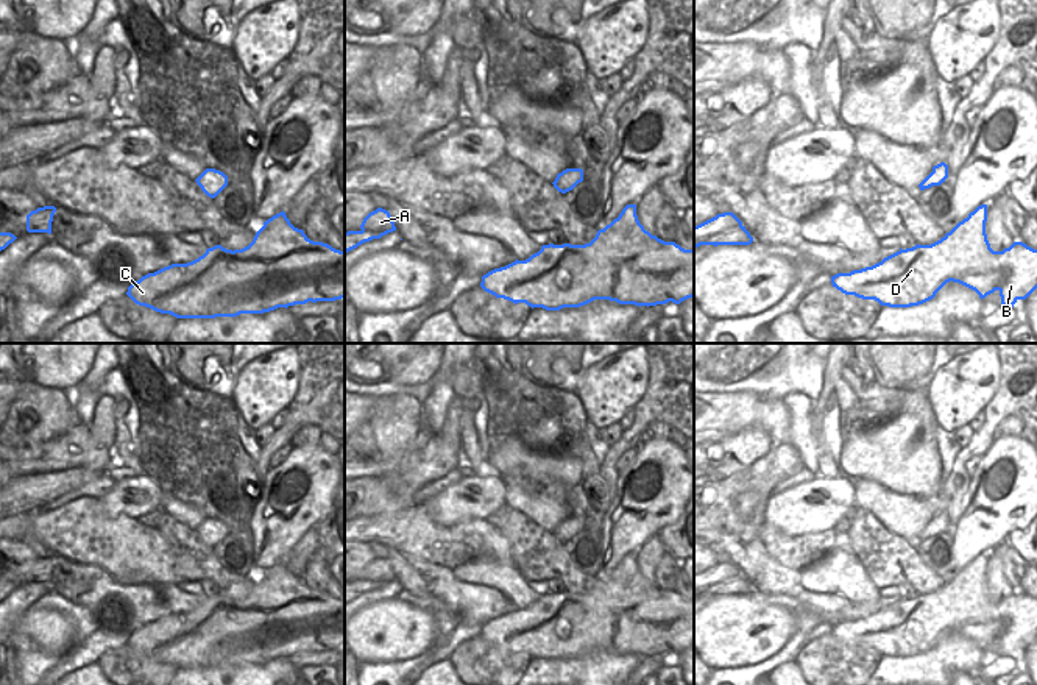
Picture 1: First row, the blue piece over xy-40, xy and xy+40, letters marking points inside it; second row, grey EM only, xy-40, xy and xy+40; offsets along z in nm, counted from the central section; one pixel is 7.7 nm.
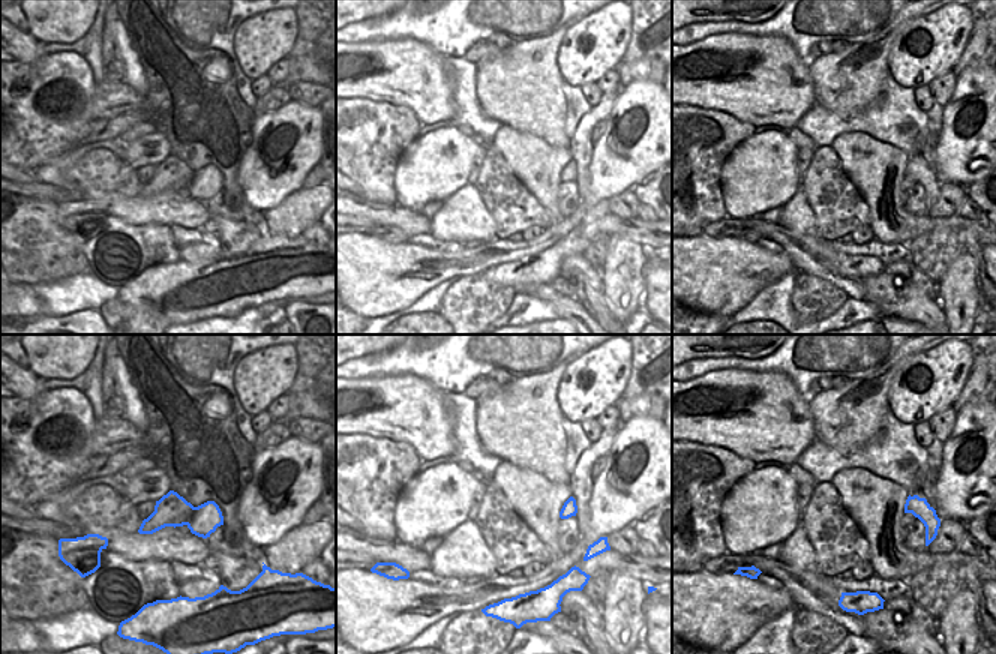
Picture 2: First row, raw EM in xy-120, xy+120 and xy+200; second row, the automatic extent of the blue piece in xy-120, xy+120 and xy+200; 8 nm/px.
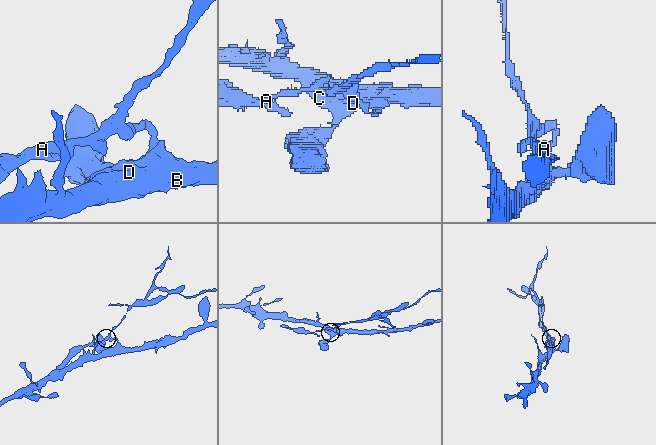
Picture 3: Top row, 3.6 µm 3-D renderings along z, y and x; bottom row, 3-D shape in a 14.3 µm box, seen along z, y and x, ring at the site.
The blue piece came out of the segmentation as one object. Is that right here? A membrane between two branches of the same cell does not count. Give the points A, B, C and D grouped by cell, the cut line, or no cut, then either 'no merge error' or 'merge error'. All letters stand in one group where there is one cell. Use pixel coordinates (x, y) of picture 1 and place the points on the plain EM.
groups A / B C D; cut xy+40 (931, 523), (920, 537); merge error

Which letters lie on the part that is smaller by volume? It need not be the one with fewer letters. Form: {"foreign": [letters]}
{"foreign": ["A"]}

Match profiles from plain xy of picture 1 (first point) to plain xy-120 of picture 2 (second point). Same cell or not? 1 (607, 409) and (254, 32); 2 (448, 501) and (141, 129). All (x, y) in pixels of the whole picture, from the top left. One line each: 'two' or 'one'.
1: one
2: two

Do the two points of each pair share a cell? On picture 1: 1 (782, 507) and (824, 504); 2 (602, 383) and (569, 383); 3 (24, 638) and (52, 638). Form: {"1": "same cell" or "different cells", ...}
{"1": "same cell", "2": "different cells", "3": "same cell"}

